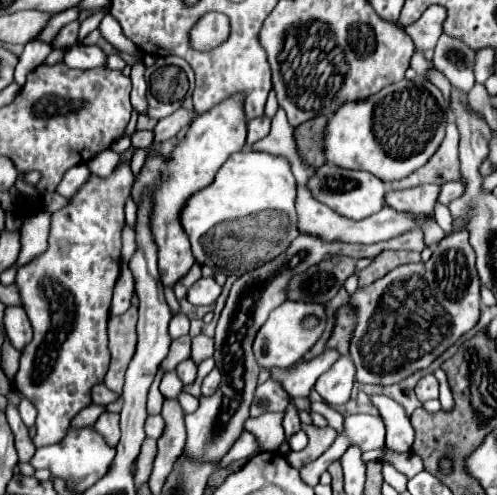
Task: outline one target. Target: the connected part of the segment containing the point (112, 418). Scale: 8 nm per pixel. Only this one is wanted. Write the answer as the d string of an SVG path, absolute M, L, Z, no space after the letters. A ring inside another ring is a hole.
M105 412L97 422L95 422L95 430L99 434L105 436L105 440L111 446L117 446L119 442L119 416L115 416L115 412Z

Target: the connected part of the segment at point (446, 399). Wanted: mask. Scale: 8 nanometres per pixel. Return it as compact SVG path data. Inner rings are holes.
M439 370L439 384L441 384L441 396L439 396L441 406L443 406L443 410L449 412L449 410L453 410L453 396L451 396L449 386L447 386L447 378L445 378L443 370Z

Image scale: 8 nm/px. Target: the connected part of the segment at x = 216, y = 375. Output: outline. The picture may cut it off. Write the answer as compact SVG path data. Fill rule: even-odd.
M213 368L201 382L201 396L211 396L217 390L219 382L221 382L221 372L217 368Z

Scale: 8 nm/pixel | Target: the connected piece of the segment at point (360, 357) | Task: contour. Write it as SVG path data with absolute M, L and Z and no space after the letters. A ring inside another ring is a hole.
M467 230L445 236L437 248L433 250L433 256L427 262L417 264L403 264L391 272L387 272L383 278L375 280L373 284L359 288L351 296L351 304L357 306L357 326L351 340L351 358L357 368L357 382L363 384L397 384L409 374L429 368L429 364L443 354L451 344L457 342L461 334L471 330L481 314L479 304L479 276L475 270L475 252L471 250Z

